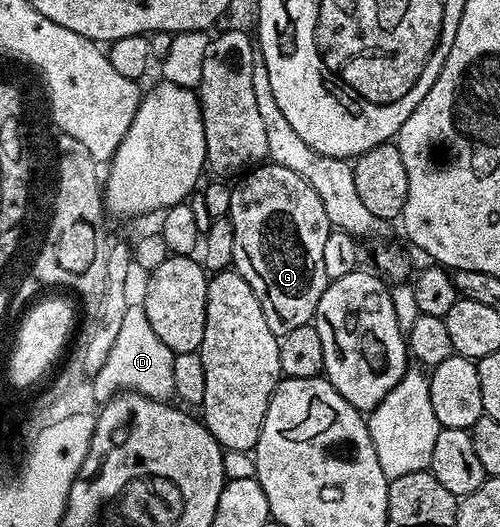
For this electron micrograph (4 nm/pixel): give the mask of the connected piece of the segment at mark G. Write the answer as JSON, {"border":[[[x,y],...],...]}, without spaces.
{"border":[[[274,162],[262,164],[248,171],[236,185],[231,189],[231,208],[227,215],[231,228],[235,232],[235,252],[233,253],[232,269],[236,270],[239,276],[243,276],[243,280],[247,280],[247,284],[251,284],[251,292],[255,296],[255,300],[259,300],[261,318],[267,320],[267,328],[271,334],[280,336],[292,332],[292,330],[300,326],[310,325],[313,320],[313,313],[317,311],[319,296],[323,296],[323,292],[329,287],[331,281],[323,268],[323,244],[327,244],[327,236],[331,229],[327,220],[327,212],[323,212],[323,203],[319,201],[319,196],[315,196],[315,188],[311,188],[311,184],[307,184],[301,177],[295,176],[295,172],[291,172],[291,168],[283,168]]]}

